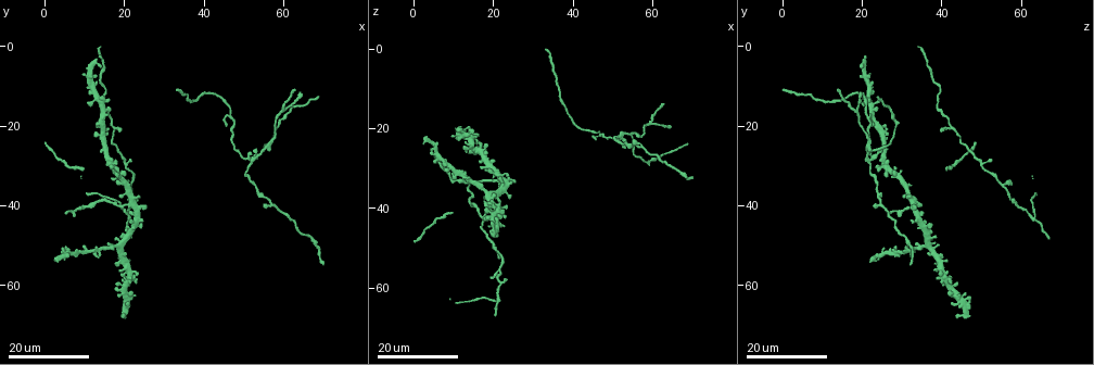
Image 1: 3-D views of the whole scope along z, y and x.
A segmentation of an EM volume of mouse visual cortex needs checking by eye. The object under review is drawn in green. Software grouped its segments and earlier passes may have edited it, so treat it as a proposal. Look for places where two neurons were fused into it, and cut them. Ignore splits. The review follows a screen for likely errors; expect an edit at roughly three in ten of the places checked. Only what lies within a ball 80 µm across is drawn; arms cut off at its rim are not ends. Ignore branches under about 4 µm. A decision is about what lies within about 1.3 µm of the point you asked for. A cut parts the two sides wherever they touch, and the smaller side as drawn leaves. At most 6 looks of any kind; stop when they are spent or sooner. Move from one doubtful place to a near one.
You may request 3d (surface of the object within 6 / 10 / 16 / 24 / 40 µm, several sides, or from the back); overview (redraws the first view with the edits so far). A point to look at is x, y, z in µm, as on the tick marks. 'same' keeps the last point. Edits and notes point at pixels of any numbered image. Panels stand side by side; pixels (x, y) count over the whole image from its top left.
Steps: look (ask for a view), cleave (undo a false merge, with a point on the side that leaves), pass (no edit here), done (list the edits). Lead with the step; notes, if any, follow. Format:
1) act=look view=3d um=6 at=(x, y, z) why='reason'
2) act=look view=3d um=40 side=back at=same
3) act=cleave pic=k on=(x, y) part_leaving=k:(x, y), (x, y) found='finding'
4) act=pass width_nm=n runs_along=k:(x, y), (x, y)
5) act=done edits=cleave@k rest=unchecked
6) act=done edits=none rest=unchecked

act=look view=3d um=24 at=(21.5, 43.0, 63.0) why='branch point'

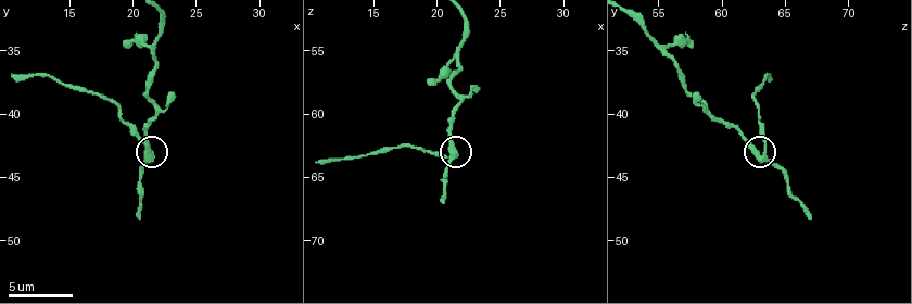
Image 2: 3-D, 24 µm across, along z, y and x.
act=look view=3d um=10 at=(21.4, 43.2, 63.4)

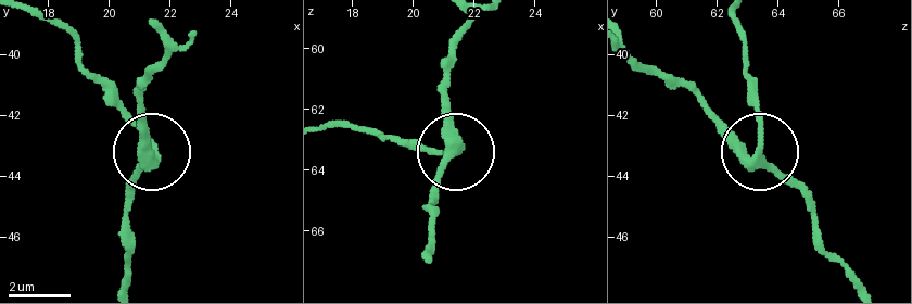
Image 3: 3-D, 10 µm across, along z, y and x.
act=cleave pic=3 on=(126, 109) arms=3 part_leaving=3:(154, 147), (70, 33), (38, 17) found='a second neuron is stuck on'

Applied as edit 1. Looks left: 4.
act=look view=overview

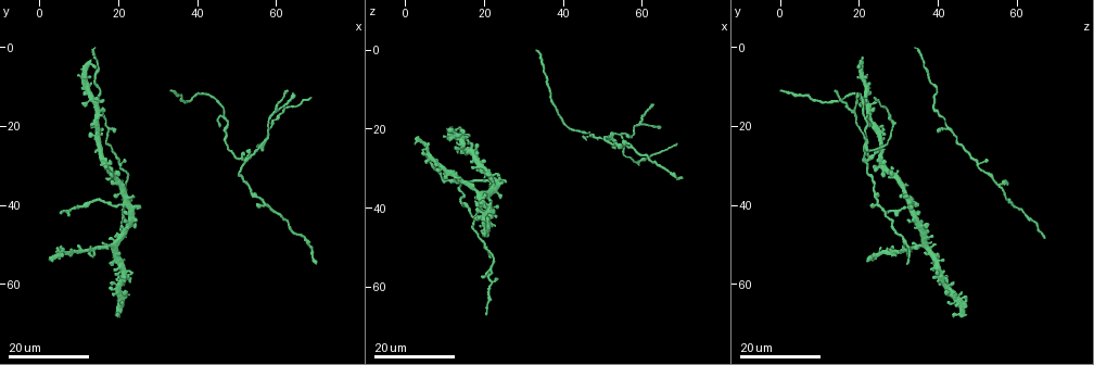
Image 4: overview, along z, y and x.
act=look view=3d um=24 at=(55.0, 26.5, 22.0) why='arms part here'

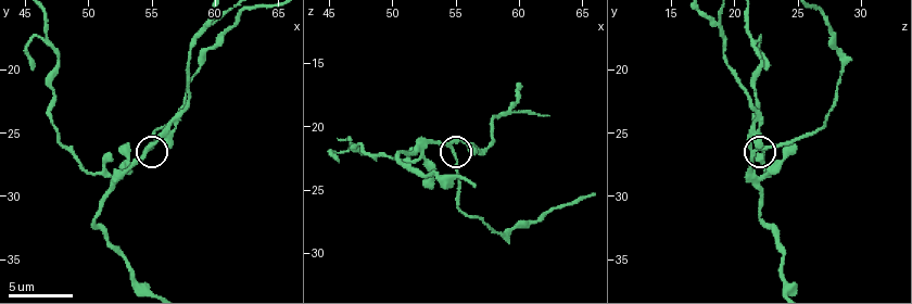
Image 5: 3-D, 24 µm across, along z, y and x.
act=look view=3d um=10 at=(54.8, 26.2, 21.4)

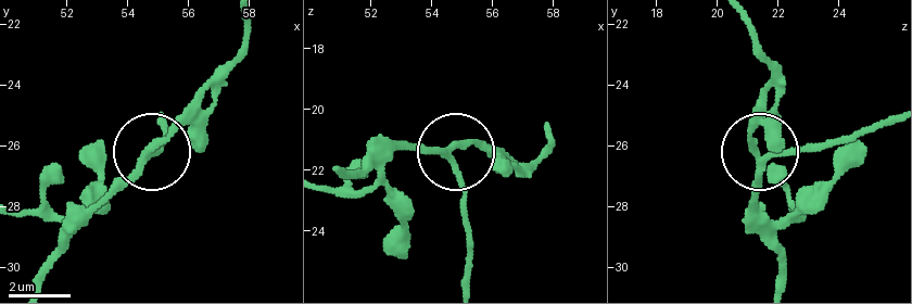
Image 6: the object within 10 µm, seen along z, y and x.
act=cleave pic=6 on=(465, 188) side_arm_um=22 arms=3 found='a second neuron is stuck on'

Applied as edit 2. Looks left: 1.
act=done edits=cleave@3,cleave@6 rest=unchecked

